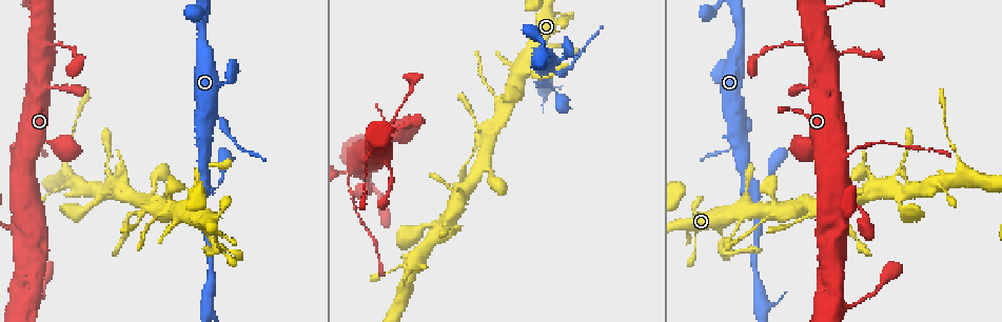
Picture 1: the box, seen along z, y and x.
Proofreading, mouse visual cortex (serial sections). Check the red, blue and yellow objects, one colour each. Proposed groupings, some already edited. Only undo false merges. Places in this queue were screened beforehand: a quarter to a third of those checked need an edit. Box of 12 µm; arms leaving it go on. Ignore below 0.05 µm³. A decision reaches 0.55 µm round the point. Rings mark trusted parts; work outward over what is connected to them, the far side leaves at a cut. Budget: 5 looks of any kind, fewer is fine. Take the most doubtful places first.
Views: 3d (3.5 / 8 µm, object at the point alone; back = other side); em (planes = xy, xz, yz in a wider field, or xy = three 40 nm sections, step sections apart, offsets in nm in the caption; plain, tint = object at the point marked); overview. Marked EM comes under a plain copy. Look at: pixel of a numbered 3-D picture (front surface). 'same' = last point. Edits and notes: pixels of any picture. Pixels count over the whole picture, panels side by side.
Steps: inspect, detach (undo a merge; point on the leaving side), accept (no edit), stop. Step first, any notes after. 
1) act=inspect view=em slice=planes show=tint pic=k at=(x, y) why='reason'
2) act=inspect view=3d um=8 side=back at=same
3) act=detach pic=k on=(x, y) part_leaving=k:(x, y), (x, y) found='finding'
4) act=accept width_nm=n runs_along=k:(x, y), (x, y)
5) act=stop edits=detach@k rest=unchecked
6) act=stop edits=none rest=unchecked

act=inspect view=3d um=3.5 pic=1 at=(739, 120) why='side arm on a straight run'

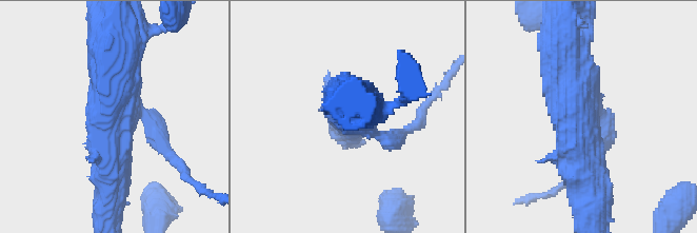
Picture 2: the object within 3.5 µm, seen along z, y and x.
act=inspect view=em slice=xy step=5 show=tint pic=2 at=(585, 120)

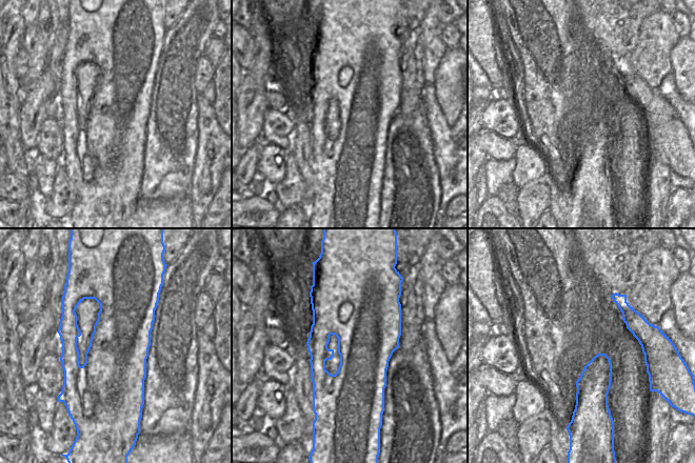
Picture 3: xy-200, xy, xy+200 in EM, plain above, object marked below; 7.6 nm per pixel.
act=detach pic=2 on=(165, 151) width_nm=550 part_leaving=2:(153, 120), (162, 147), (198, 188) found='a second cell is stuck on'

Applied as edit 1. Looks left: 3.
act=inspect view=overview why='see it whole again'

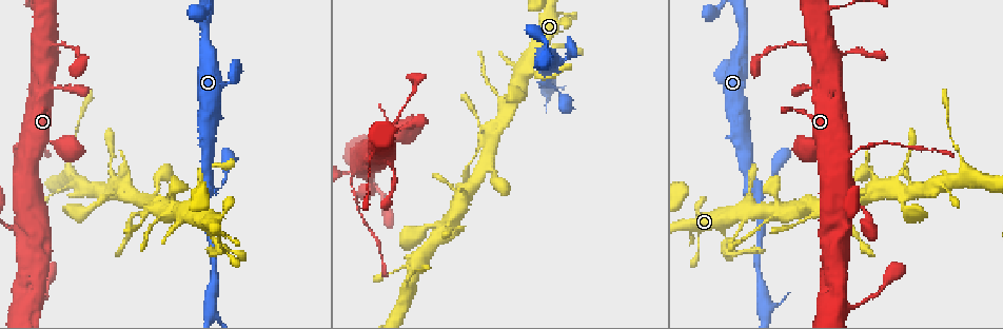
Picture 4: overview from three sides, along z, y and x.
act=inspect view=3d um=3.5 side=back pic=4 at=(845, 306) why='sharp bend'

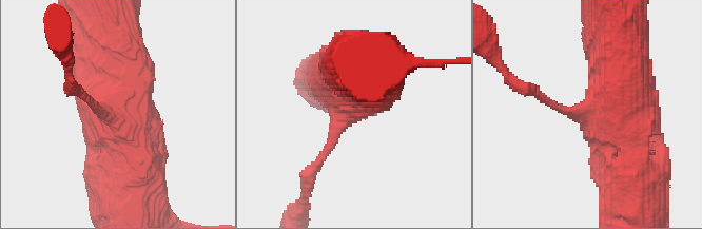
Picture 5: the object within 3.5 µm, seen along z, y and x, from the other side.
act=inspect view=em slice=xy step=2 show=tint pic=5 at=(339, 113) why='now the EM'

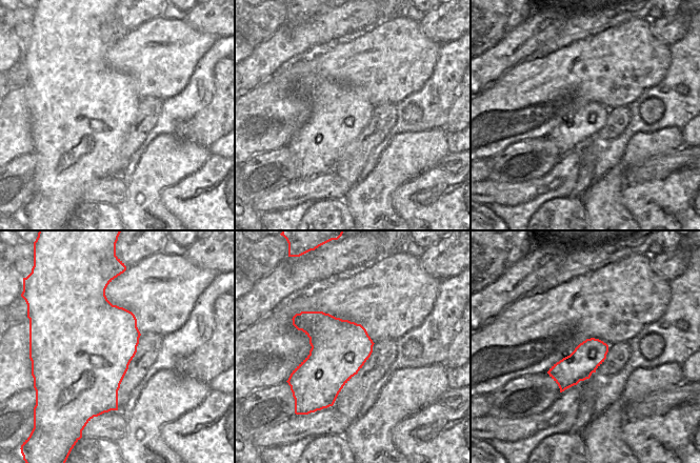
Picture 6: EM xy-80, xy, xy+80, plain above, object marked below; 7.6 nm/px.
act=accept runs_along=5:(118, 34), (115, 101), (140, 164) found='continuous, no second cell'

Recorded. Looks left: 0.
act=stop edits=detach@2 rest=unchecked

